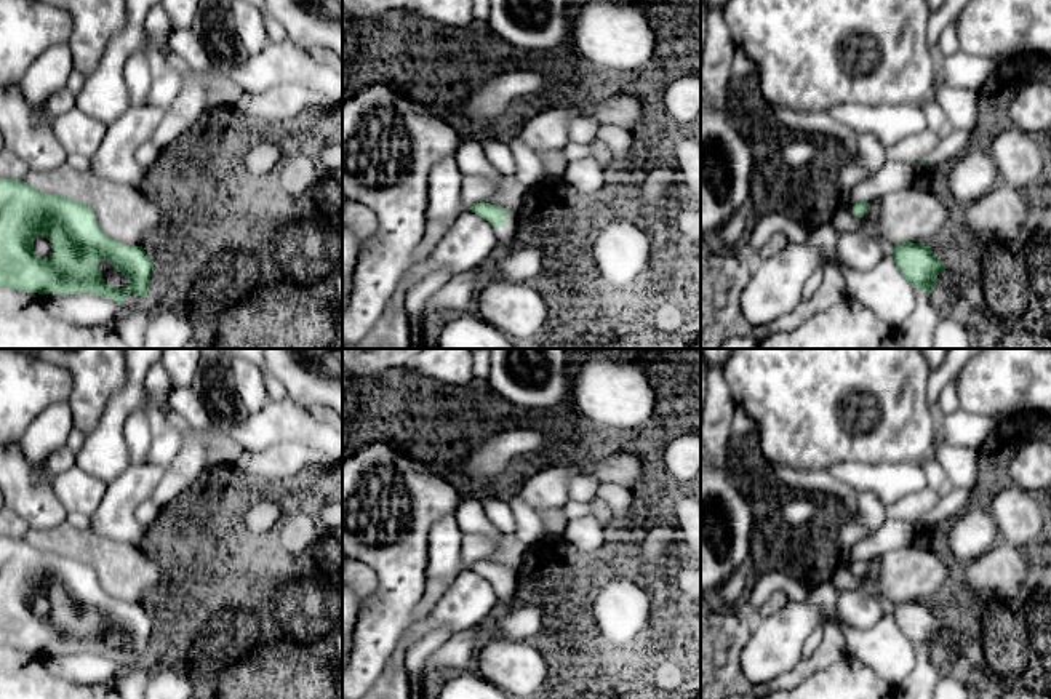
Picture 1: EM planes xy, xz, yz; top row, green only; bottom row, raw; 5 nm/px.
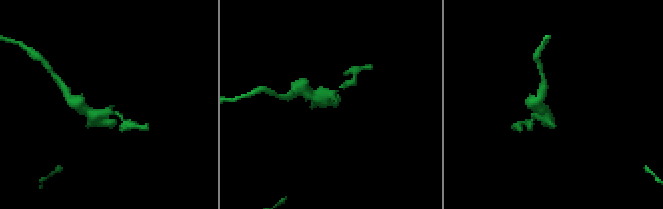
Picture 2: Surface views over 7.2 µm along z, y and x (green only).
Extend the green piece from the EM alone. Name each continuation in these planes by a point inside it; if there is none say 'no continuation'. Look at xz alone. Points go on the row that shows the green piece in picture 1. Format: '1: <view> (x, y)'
1: xz (506, 235)

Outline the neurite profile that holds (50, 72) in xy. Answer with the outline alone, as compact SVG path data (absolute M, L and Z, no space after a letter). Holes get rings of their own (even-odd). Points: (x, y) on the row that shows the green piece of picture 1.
M61 43L42 53L27 69L19 88L29 102L46 101L53 93L67 88L74 70L74 56L69 43Z

